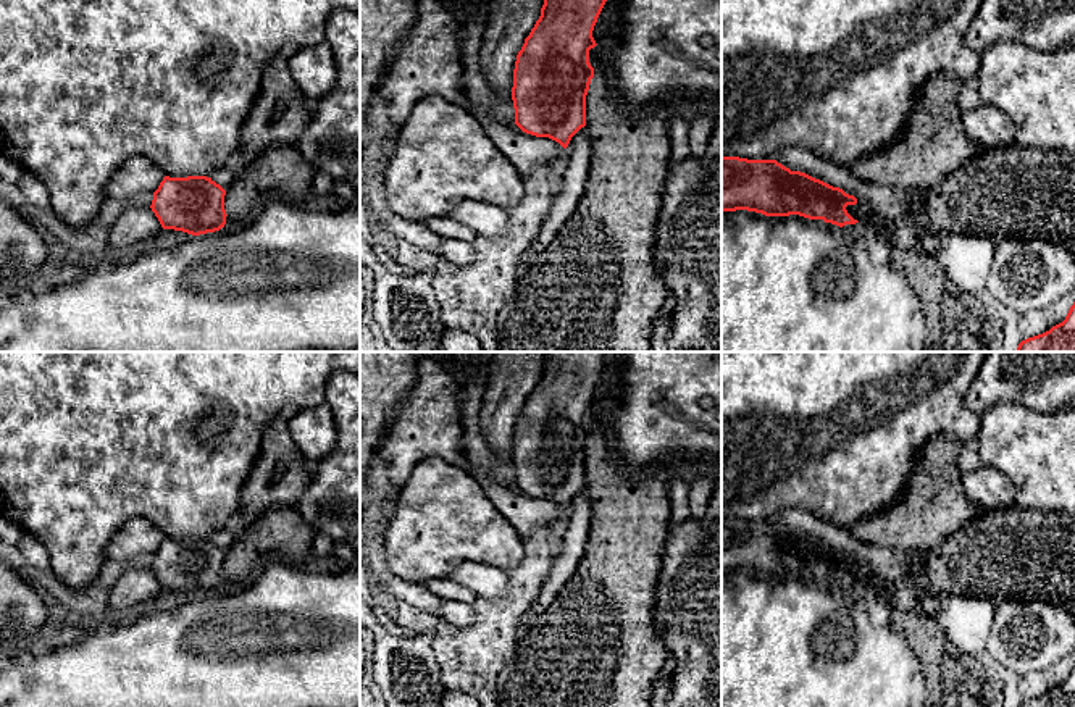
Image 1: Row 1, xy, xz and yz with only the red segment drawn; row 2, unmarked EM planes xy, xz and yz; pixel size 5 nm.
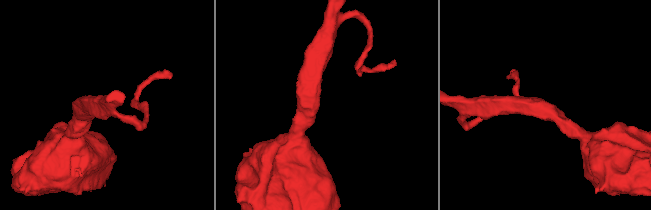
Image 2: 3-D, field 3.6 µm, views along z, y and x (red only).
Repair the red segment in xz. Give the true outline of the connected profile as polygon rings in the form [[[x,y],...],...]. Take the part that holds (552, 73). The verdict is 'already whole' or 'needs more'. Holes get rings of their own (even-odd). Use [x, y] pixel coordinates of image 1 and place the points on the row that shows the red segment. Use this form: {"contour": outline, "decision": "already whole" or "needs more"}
{"contour": [[[544,0],[513,69],[515,124],[563,149],[586,126],[586,95],[594,68],[589,50],[607,0]]], "decision": "already whole"}

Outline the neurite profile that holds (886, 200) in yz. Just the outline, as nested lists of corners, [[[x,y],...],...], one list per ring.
[[[802,147],[781,150],[776,161],[791,171],[805,173],[833,187],[843,189],[846,194],[865,202],[878,215],[907,213],[920,205],[920,199],[910,190],[862,181],[849,169],[822,160]]]

